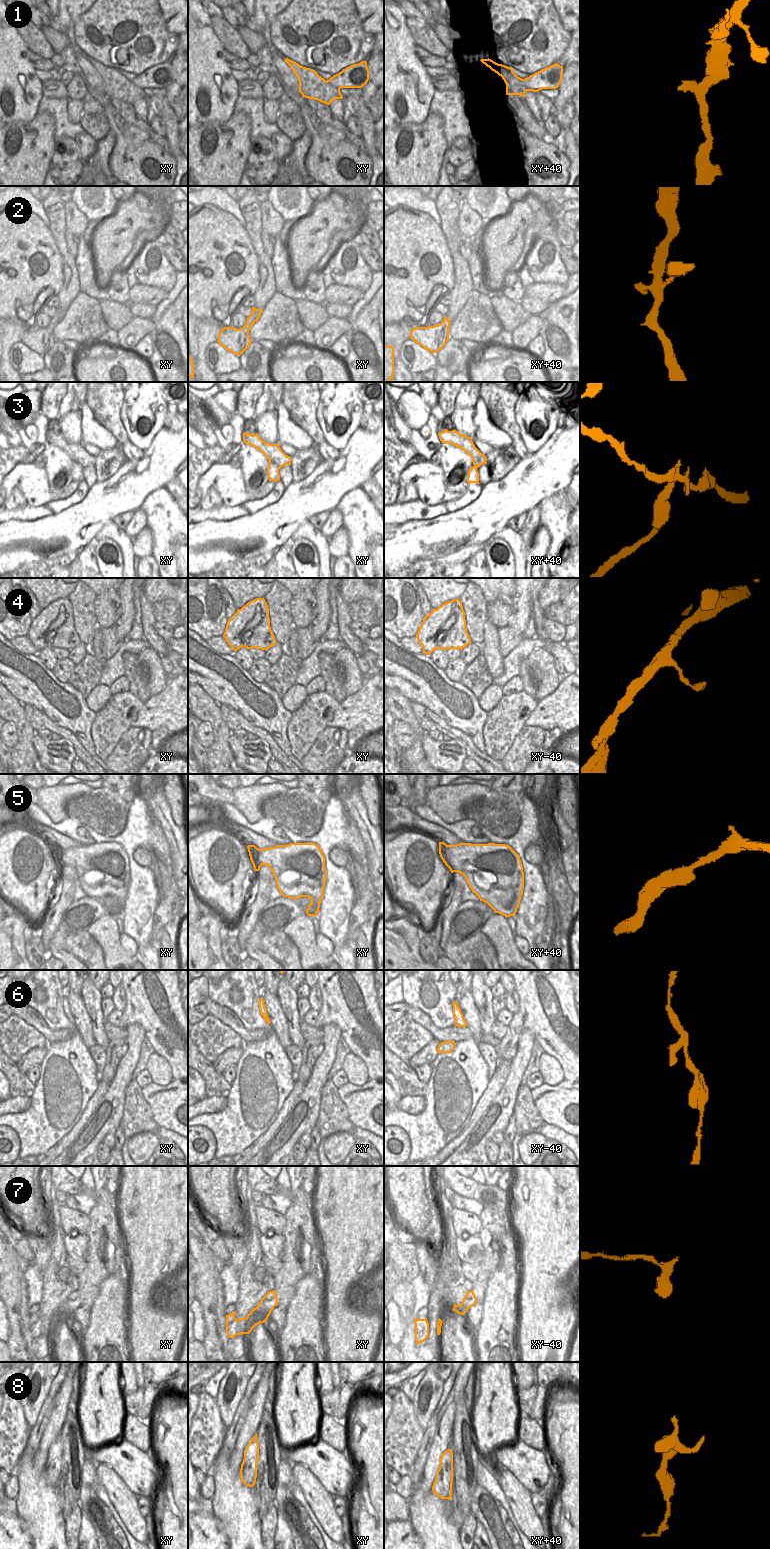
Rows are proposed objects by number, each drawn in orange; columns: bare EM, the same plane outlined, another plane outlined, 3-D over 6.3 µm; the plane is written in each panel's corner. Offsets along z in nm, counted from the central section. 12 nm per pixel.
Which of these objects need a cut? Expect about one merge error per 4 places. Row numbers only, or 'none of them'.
3

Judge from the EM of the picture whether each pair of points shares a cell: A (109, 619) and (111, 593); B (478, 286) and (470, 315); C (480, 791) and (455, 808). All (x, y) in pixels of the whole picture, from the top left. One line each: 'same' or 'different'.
A: same
B: different
C: same

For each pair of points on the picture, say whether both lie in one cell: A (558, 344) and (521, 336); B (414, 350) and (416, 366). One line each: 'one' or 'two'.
A: two
B: one

